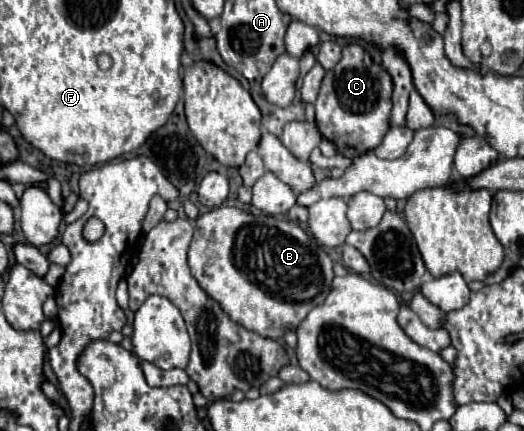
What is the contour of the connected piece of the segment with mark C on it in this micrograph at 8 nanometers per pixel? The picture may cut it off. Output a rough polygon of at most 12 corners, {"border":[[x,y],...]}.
{"border":[[360,43],[326,71],[316,125],[344,157],[390,129],[392,77]]}

